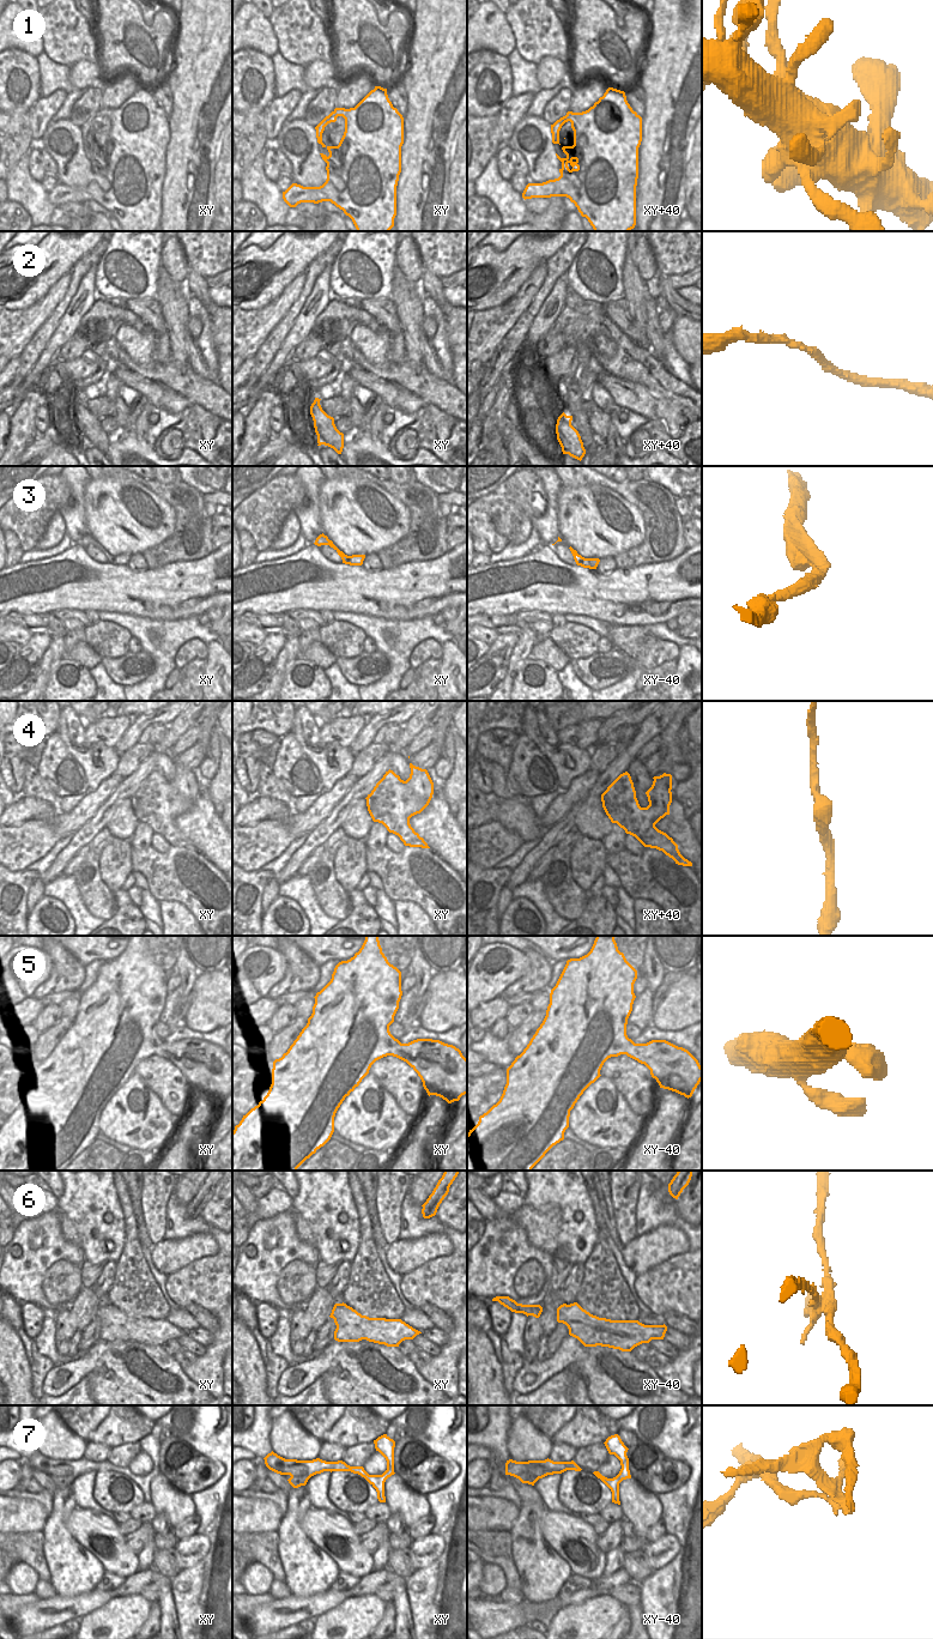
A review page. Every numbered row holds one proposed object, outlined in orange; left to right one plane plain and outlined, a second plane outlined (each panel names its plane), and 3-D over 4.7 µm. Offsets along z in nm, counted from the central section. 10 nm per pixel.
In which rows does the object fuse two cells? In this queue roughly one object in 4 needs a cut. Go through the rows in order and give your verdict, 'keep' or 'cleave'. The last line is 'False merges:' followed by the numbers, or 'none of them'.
1: keep
2: keep
3: keep
4: keep
5: keep
6: cleave
7: cleave
False merges: 6, 7

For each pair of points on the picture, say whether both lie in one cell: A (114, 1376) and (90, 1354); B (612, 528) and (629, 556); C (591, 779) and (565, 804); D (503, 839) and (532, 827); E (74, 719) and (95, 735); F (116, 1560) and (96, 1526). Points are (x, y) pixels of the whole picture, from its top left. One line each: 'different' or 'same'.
A: different
B: different
C: same
D: different
E: different
F: same

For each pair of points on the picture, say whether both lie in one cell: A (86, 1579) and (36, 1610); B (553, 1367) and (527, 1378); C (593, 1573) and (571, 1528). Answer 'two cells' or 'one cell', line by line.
A: two cells
B: one cell
C: one cell

